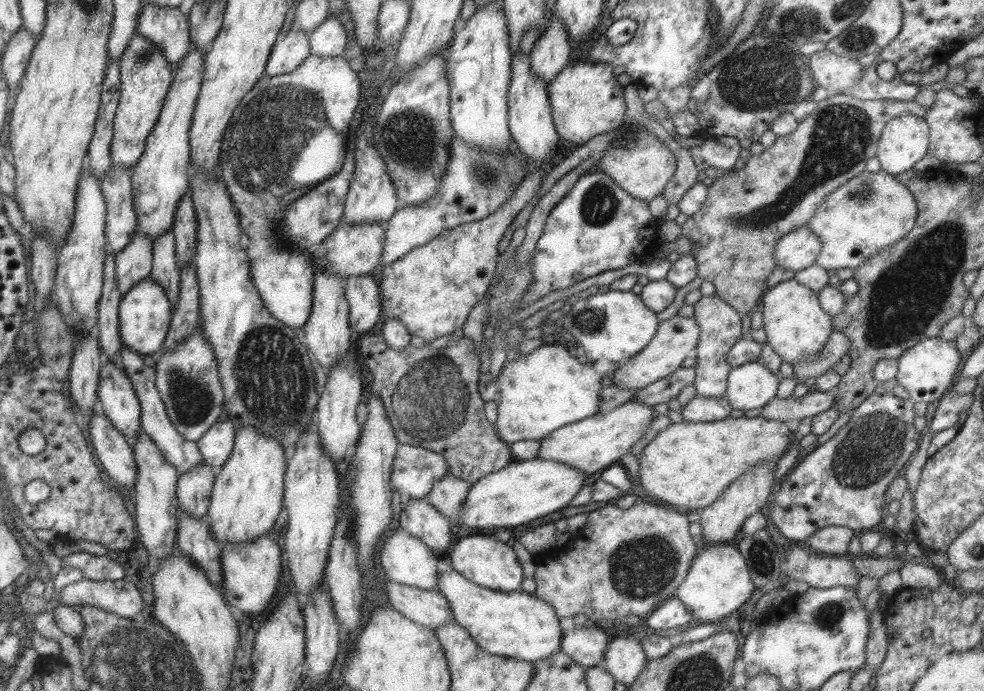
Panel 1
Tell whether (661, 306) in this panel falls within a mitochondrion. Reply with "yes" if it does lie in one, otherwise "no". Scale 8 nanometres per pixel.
no

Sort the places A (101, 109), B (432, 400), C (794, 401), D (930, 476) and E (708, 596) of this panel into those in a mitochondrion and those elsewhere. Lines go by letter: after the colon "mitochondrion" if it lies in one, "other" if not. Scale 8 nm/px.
A: other
B: mitochondrion
C: other
D: other
E: other

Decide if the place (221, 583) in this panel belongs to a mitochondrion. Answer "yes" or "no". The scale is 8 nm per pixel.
no

